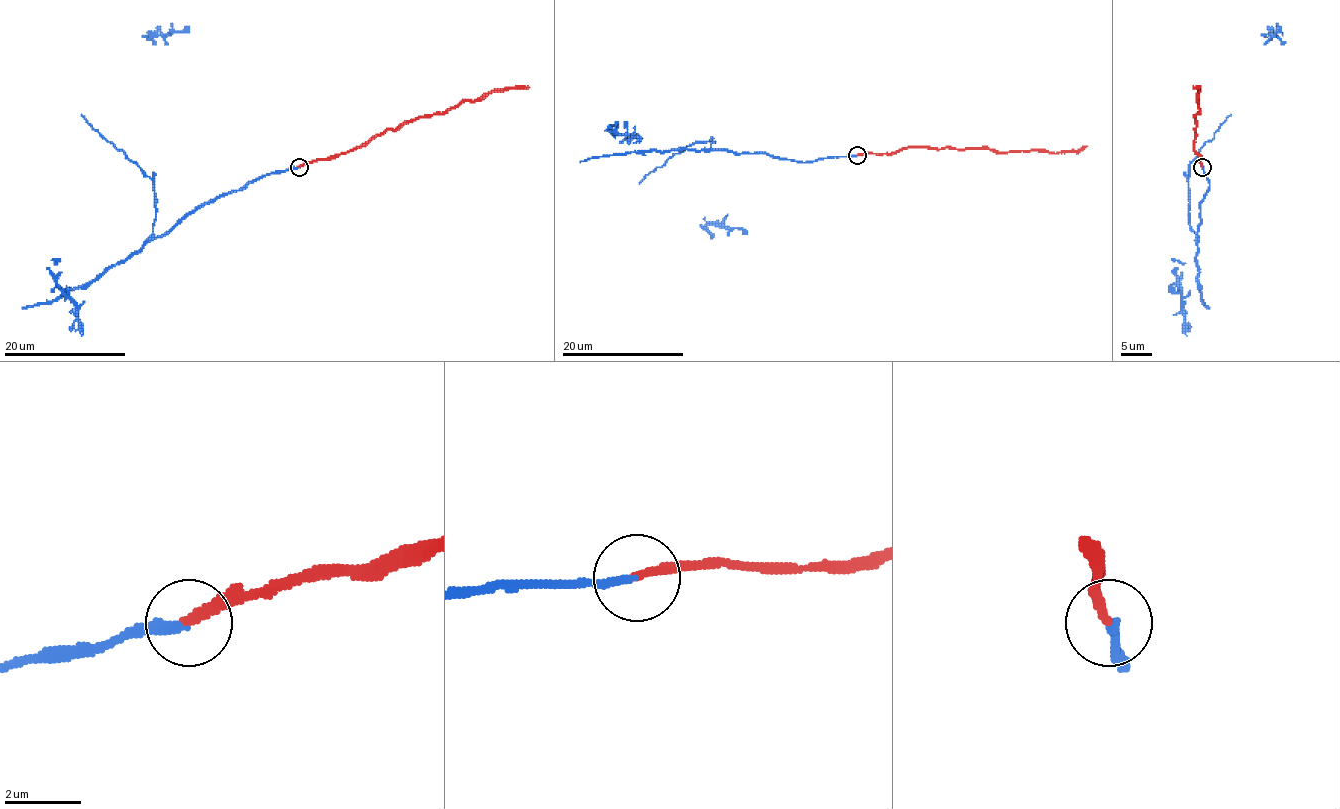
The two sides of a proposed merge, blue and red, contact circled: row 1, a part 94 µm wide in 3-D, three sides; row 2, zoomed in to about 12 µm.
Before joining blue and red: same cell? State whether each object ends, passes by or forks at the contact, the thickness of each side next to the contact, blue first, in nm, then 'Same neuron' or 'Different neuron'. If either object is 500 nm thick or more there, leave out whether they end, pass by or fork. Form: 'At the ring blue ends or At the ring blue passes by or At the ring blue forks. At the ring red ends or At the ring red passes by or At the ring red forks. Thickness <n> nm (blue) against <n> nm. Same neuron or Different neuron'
At the ring blue ends. At the ring red ends. Thickness 240 nm (blue) against 260 nm. Same neuron

